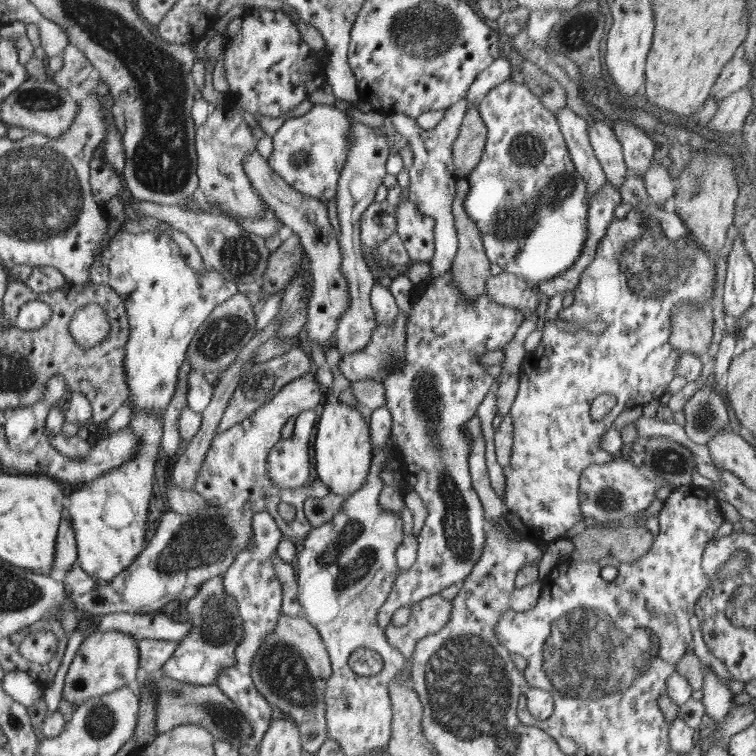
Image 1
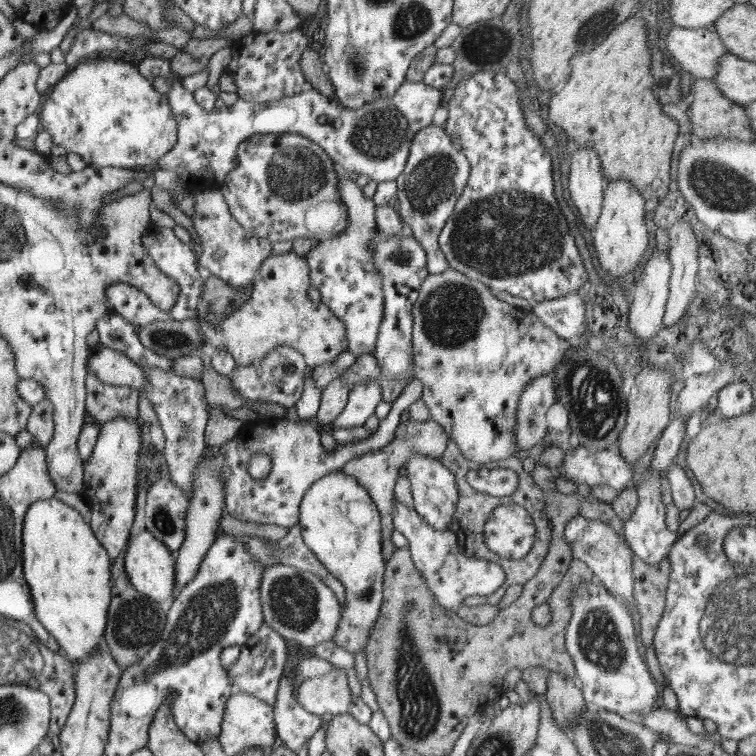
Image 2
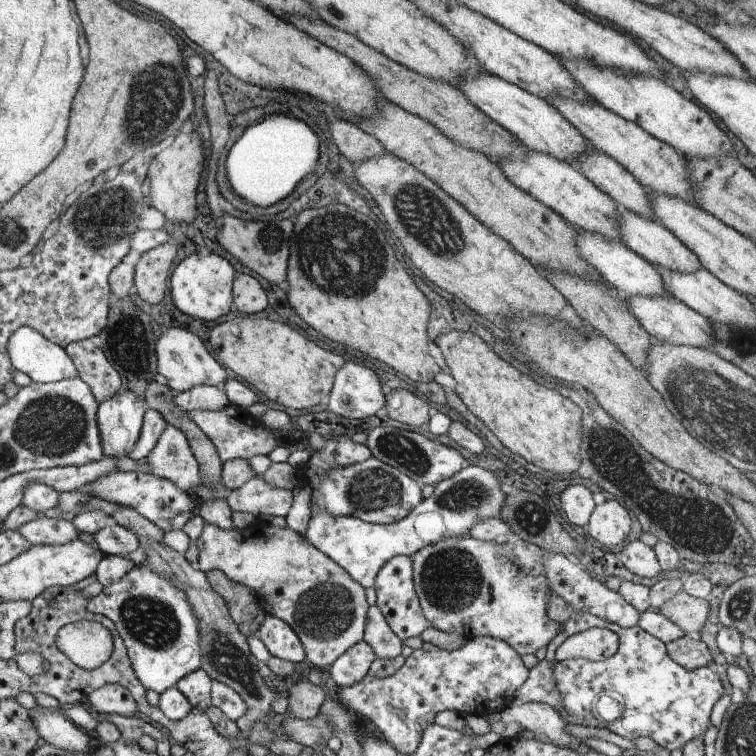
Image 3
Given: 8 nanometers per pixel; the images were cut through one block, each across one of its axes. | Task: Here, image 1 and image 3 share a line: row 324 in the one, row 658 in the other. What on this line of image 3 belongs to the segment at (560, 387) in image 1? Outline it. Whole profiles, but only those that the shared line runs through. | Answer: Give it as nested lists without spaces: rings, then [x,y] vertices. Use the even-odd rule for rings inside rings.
[[[588,612],[572,614],[547,646],[546,659],[555,660],[558,646],[569,637],[595,627],[618,634],[618,651],[603,660],[570,658],[554,662],[556,688],[562,698],[562,708],[557,712],[564,723],[582,723],[584,730],[605,728],[631,741],[650,737],[670,752],[701,738],[700,734],[710,726],[712,706],[725,693],[720,678],[708,667],[686,669],[680,666],[666,656],[665,643],[642,628],[621,628]]]

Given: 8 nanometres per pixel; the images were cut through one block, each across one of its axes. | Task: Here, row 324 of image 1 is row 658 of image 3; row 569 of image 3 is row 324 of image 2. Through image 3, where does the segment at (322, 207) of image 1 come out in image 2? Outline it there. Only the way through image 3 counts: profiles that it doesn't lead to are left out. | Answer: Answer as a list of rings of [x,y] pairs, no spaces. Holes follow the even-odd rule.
[[[293,250],[268,256],[258,268],[252,283],[250,299],[217,324],[200,319],[205,342],[215,348],[226,348],[238,366],[262,362],[276,346],[292,346],[305,358],[310,369],[332,363],[346,350],[347,330],[339,316],[327,304],[311,302],[306,297],[310,287],[310,267],[306,259]]]

